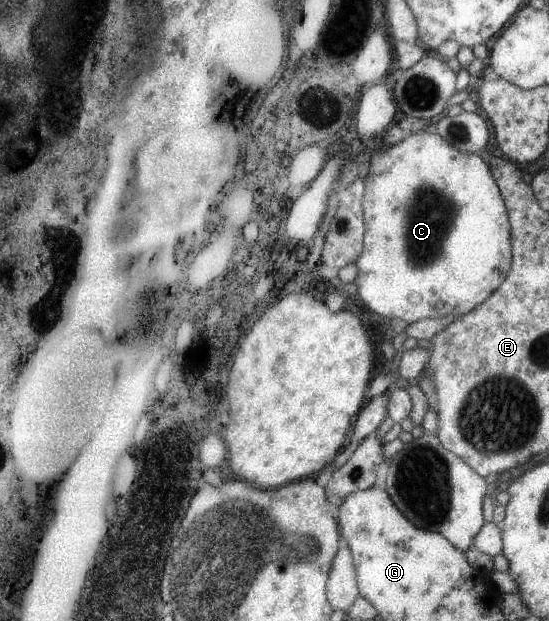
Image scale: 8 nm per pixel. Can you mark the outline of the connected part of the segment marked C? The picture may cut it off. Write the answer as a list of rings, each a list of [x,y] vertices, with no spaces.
[[[424,130],[410,133],[399,144],[379,150],[372,156],[368,165],[368,176],[364,182],[364,196],[362,196],[362,210],[364,234],[363,249],[360,258],[356,260],[358,276],[354,281],[357,297],[366,304],[368,310],[391,318],[399,318],[407,323],[413,323],[420,318],[440,318],[445,316],[458,317],[466,314],[484,302],[502,284],[511,268],[510,222],[507,210],[500,196],[489,166],[476,153],[456,150],[449,142],[440,138],[439,134],[431,134]]]

